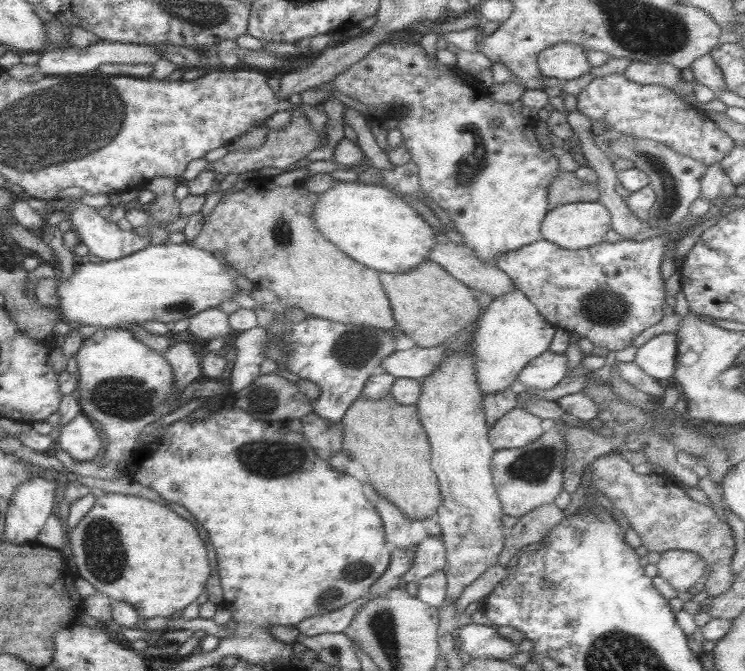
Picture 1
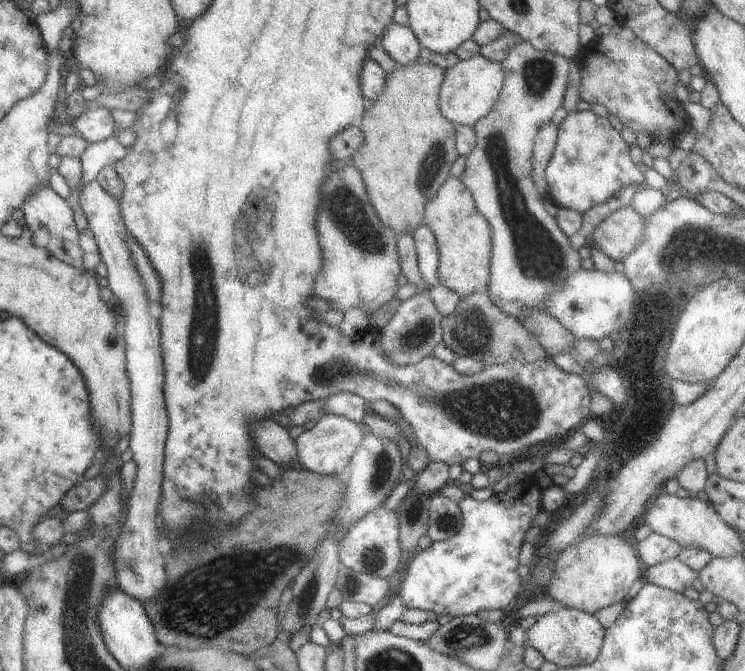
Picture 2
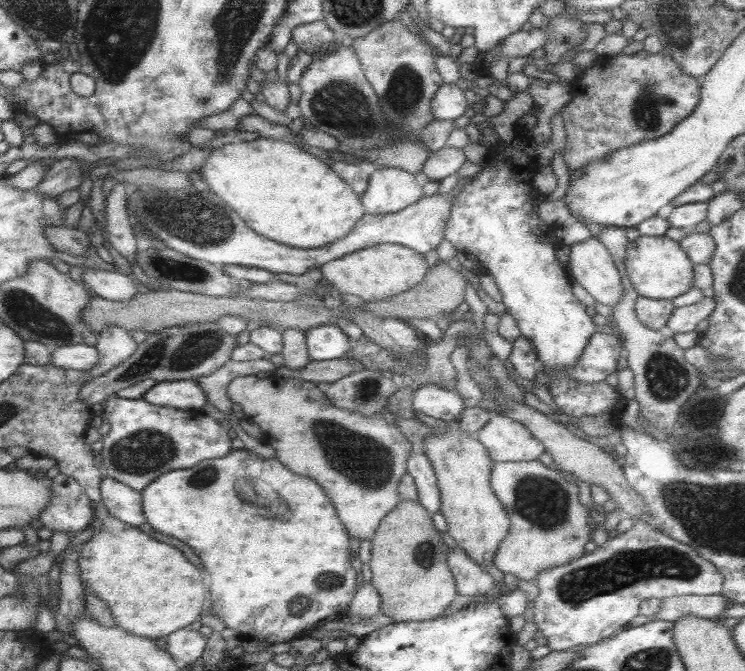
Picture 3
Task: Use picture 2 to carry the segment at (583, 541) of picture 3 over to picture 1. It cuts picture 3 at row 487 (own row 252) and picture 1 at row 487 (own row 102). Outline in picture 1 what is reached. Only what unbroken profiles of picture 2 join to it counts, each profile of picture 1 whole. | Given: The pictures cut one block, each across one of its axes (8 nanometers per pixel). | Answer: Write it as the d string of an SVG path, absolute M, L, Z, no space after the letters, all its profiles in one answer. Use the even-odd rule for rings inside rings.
M556 426L523 448L495 451L491 458L492 481L504 515L520 518L542 504L554 503L563 490L564 457L570 449Z

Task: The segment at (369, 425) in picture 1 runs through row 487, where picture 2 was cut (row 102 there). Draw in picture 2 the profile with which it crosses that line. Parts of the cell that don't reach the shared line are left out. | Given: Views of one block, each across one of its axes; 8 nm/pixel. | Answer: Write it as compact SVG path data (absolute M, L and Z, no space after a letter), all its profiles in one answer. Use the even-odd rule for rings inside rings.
M414 62L408 66L397 64L396 70L386 73L386 86L382 96L373 100L370 110L364 116L364 124L360 130L364 134L364 142L356 154L348 161L362 174L367 196L376 210L380 222L392 228L396 234L414 232L423 222L424 206L430 198L434 198L440 186L450 175L450 166L458 158L456 150L455 124L444 118L439 107L439 92L444 78L444 70L436 64Z

